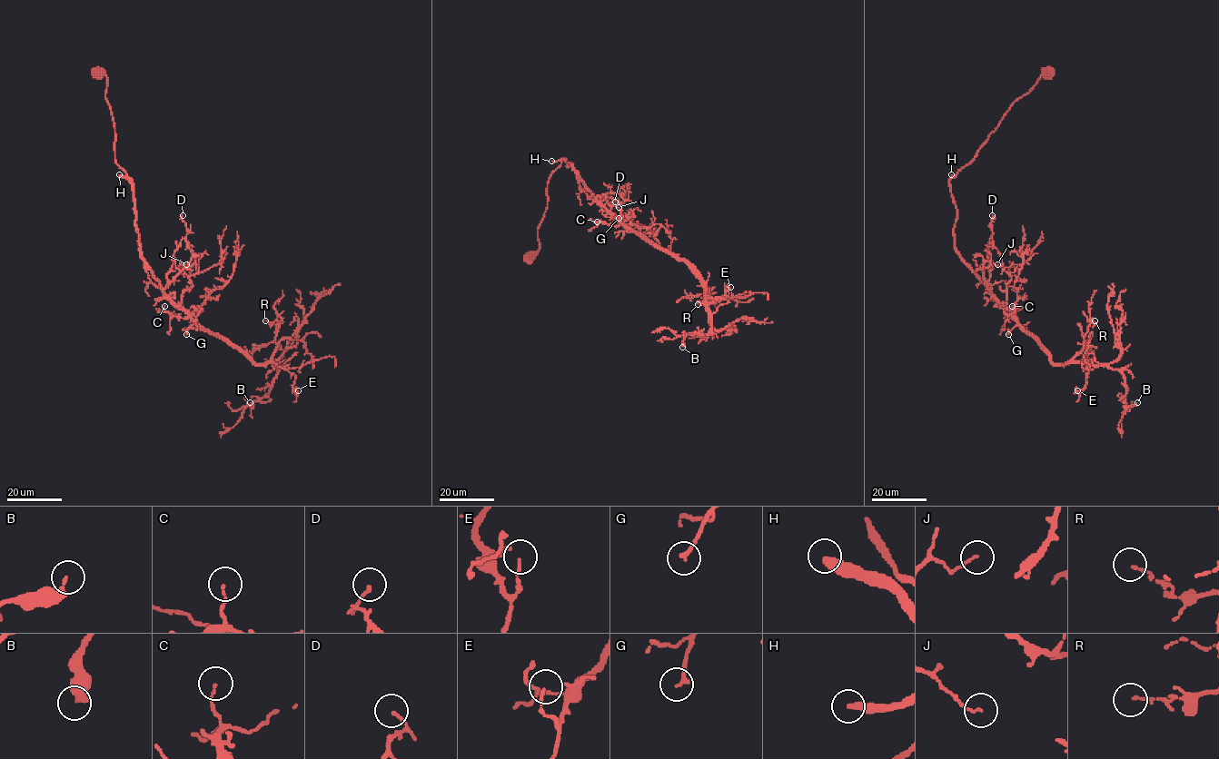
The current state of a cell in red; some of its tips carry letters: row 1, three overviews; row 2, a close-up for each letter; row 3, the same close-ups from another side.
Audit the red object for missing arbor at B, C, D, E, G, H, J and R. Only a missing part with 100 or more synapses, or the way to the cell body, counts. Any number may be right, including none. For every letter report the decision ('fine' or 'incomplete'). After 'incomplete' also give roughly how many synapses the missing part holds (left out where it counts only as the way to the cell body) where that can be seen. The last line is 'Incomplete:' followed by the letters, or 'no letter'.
B: fine
C: fine
D: fine
E: fine
G: fine
H: incomplete; about 500 synapses
J: fine
R: fine
Incomplete: H

